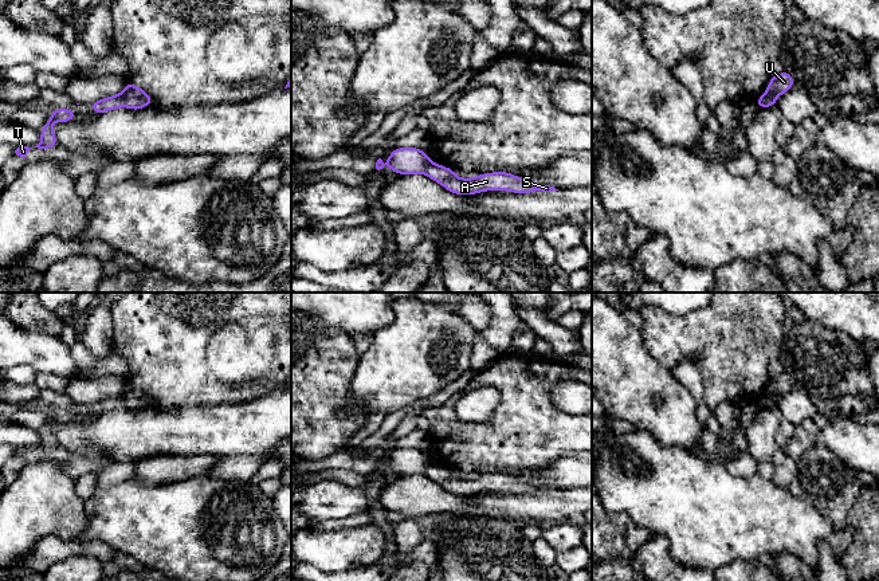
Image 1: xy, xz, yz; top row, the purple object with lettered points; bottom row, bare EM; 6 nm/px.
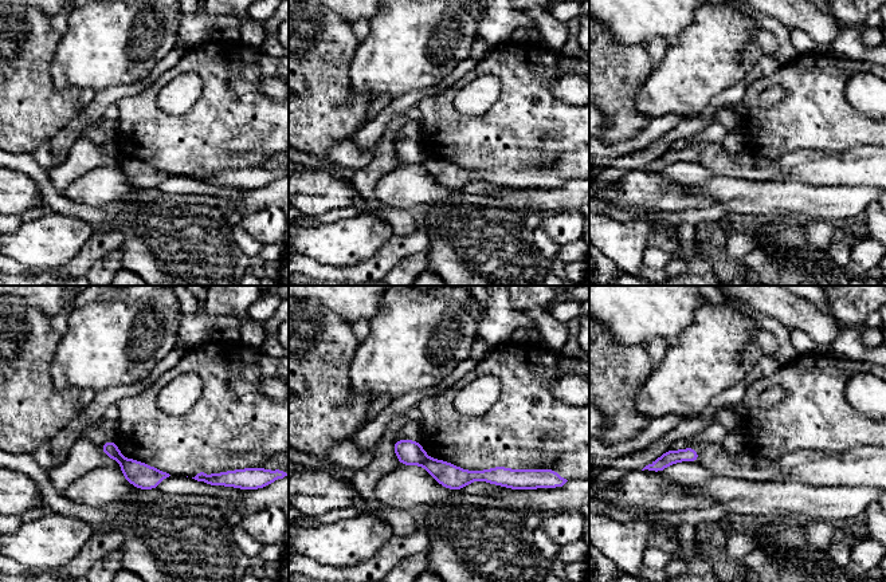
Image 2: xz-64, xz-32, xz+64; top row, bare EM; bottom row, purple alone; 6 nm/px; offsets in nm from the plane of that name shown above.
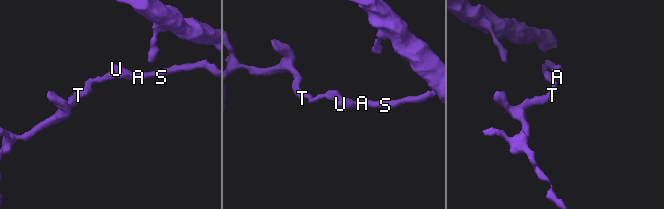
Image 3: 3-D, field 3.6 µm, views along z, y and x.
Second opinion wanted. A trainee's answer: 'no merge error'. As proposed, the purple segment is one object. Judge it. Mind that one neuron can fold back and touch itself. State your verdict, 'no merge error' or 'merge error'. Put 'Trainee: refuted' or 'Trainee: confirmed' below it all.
merge error
Trainee: refuted

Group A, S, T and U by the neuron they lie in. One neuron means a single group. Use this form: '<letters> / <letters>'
A S U / T

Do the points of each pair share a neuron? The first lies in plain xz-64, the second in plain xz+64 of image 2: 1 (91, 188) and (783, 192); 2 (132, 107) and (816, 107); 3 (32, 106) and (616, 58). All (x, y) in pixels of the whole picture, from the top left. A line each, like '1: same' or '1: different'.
1: same
2: same
3: same

